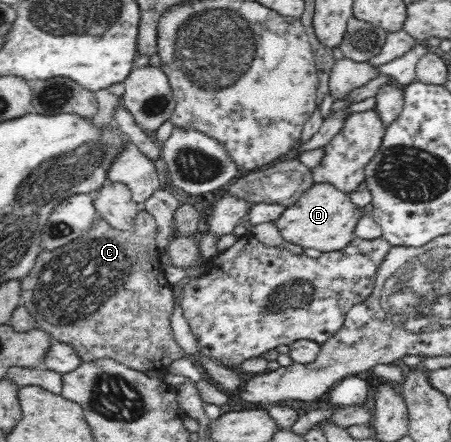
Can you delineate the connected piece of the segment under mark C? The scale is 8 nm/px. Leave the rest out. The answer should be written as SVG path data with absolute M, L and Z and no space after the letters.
M144 211L137 212L137 216L133 221L133 227L126 229L125 232L118 231L112 228L106 220L98 218L94 220L91 228L77 240L71 241L69 244L63 245L58 249L53 249L47 252L40 253L35 261L35 266L27 273L27 275L20 279L21 283L21 305L24 306L32 317L35 319L36 328L48 332L53 341L68 344L76 350L82 362L101 360L102 358L114 358L118 363L126 365L130 369L142 370L148 372L149 370L163 370L166 369L171 362L177 359L186 357L184 350L178 345L175 340L173 329L170 321L170 313L174 309L174 302L172 302L172 290L170 283L167 282L164 276L164 270L161 260L161 254L157 248L156 242L156 222L154 218Z

